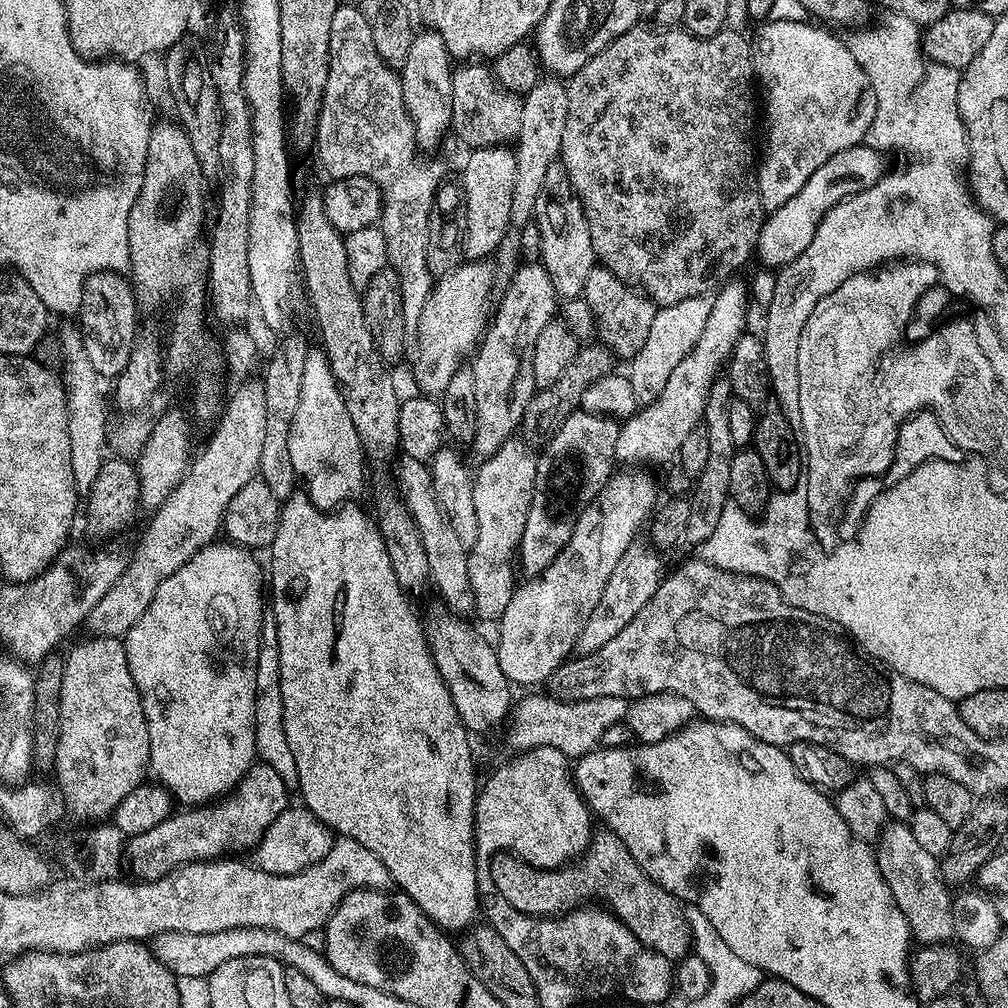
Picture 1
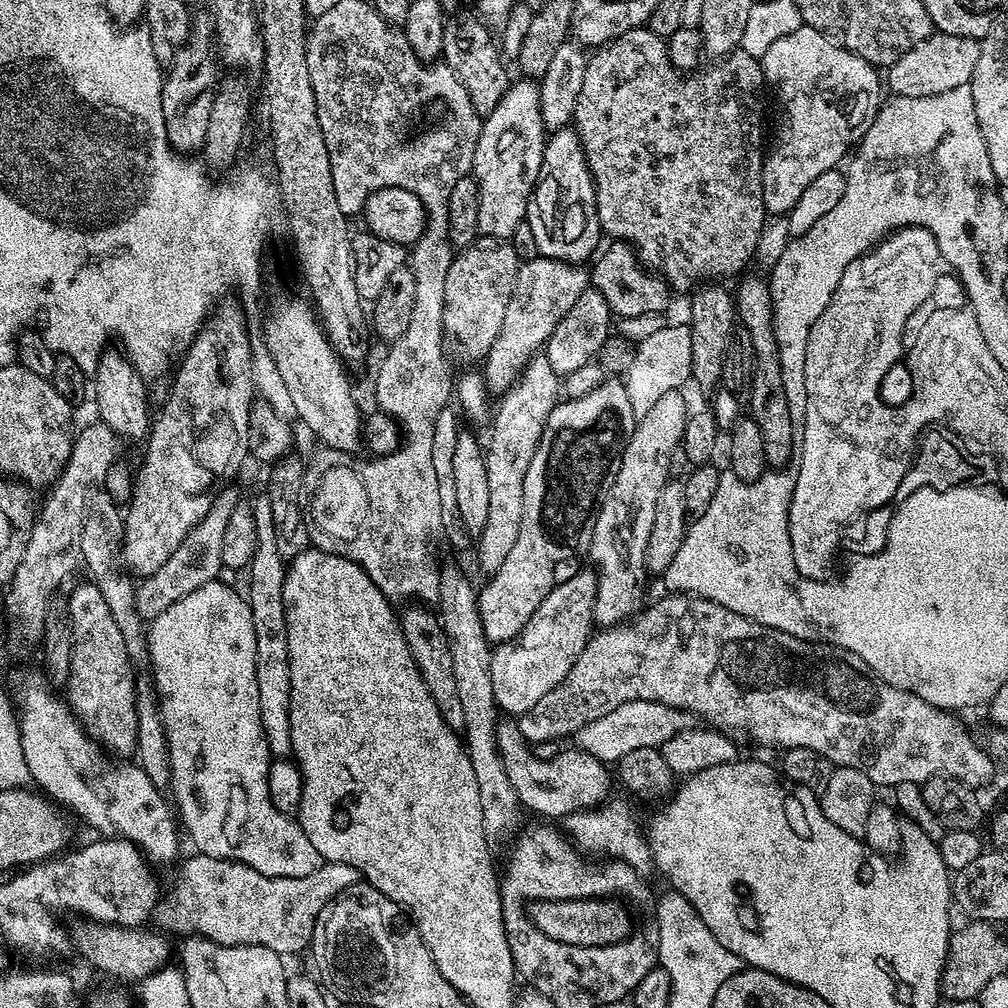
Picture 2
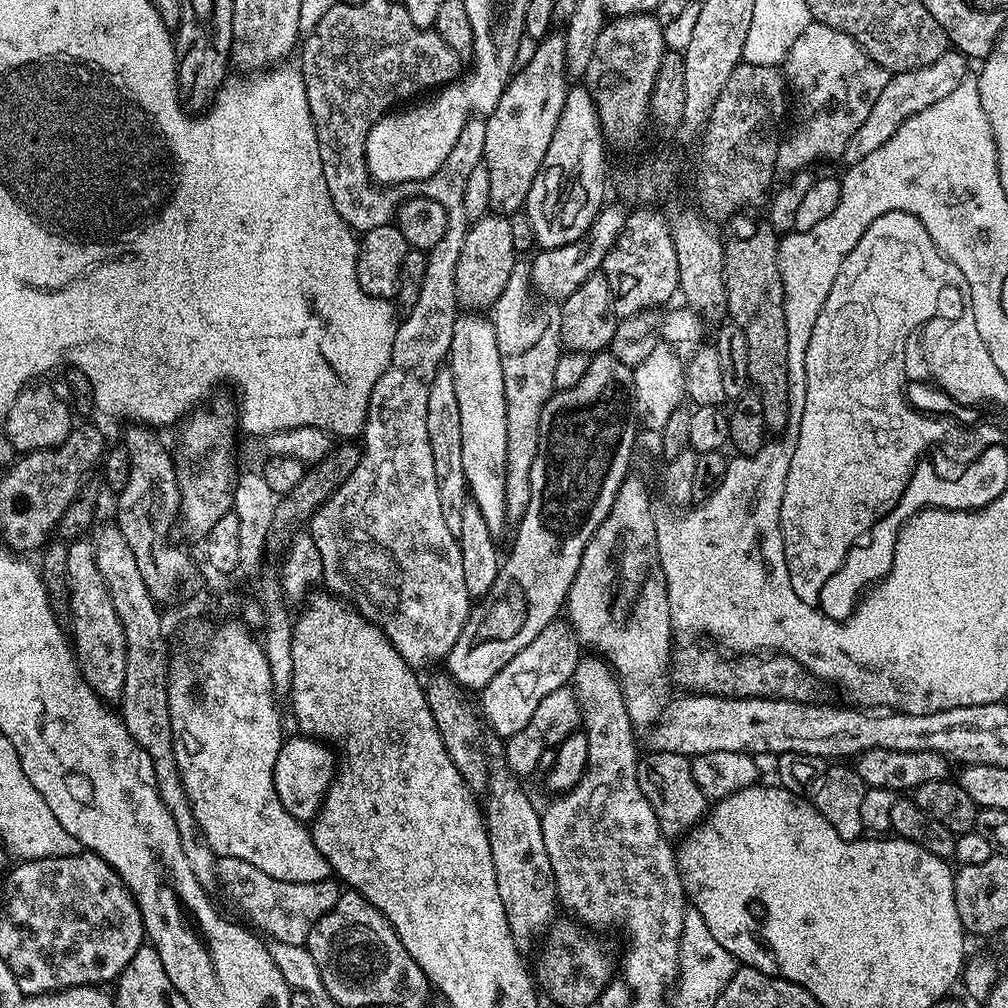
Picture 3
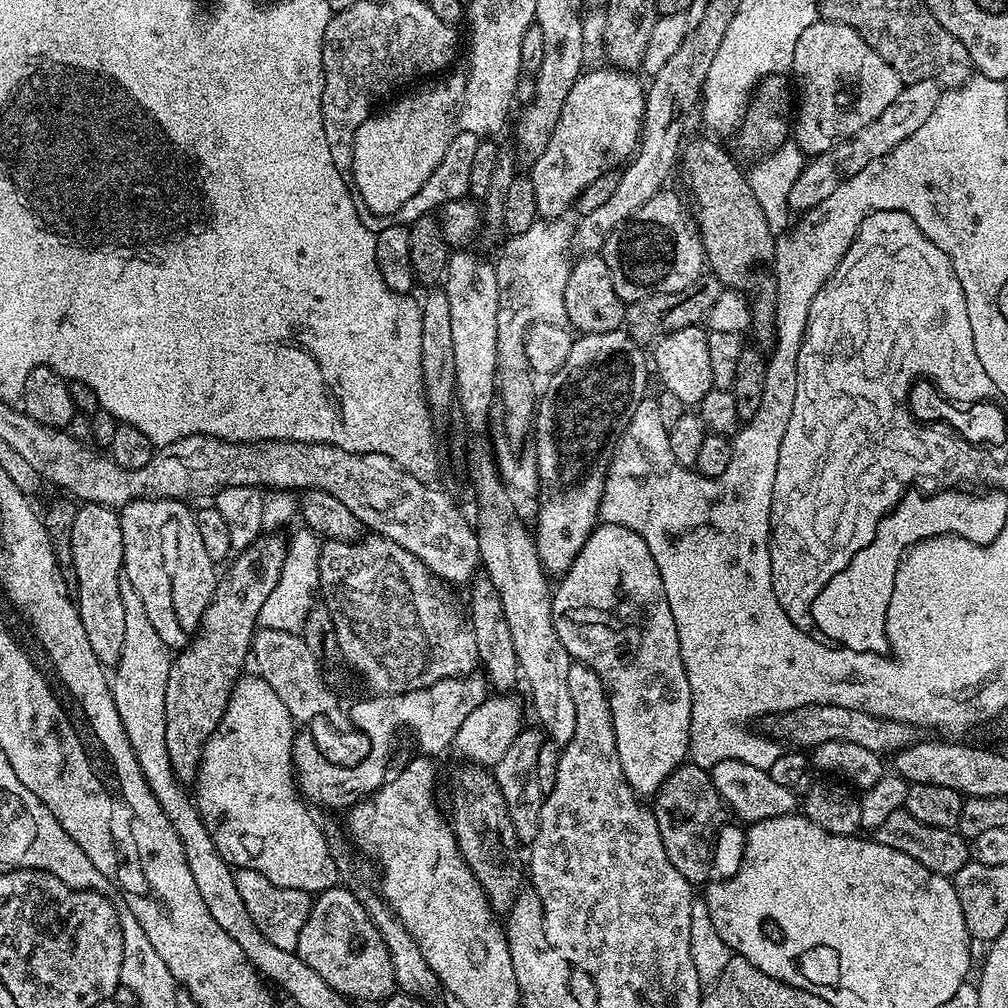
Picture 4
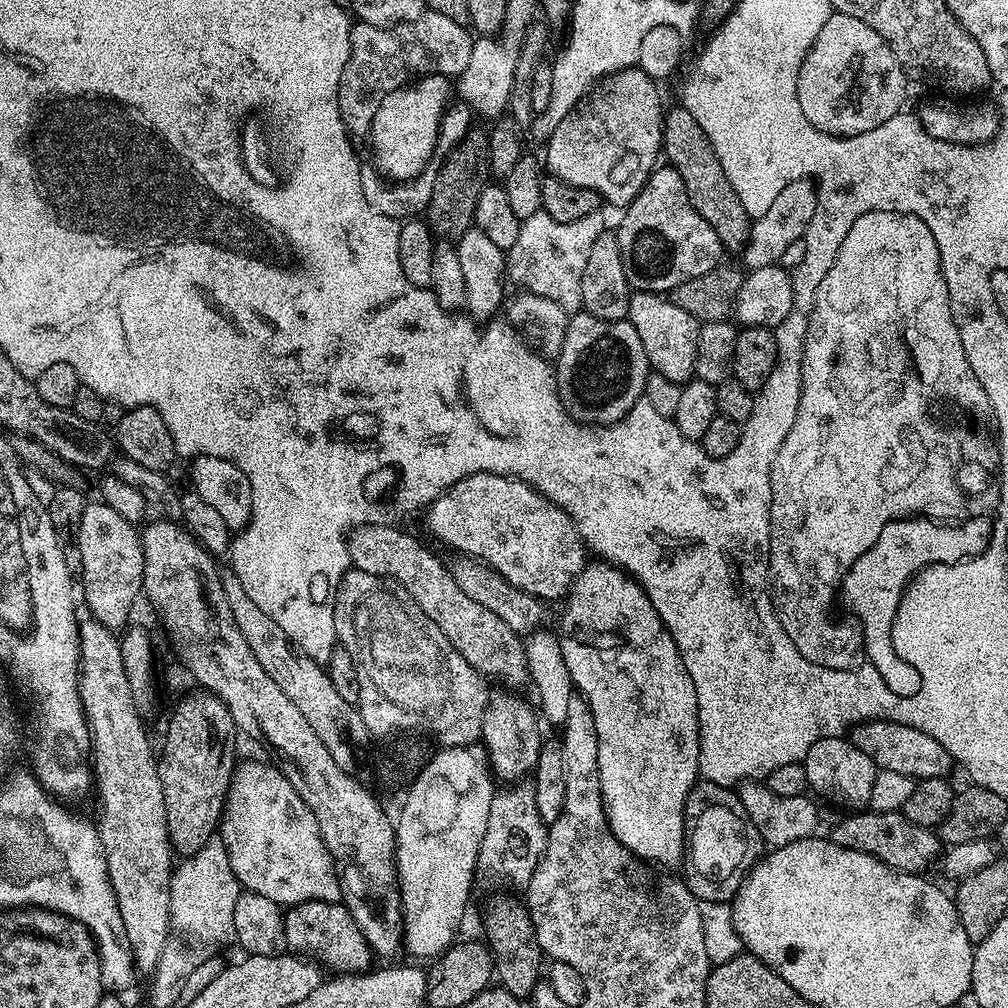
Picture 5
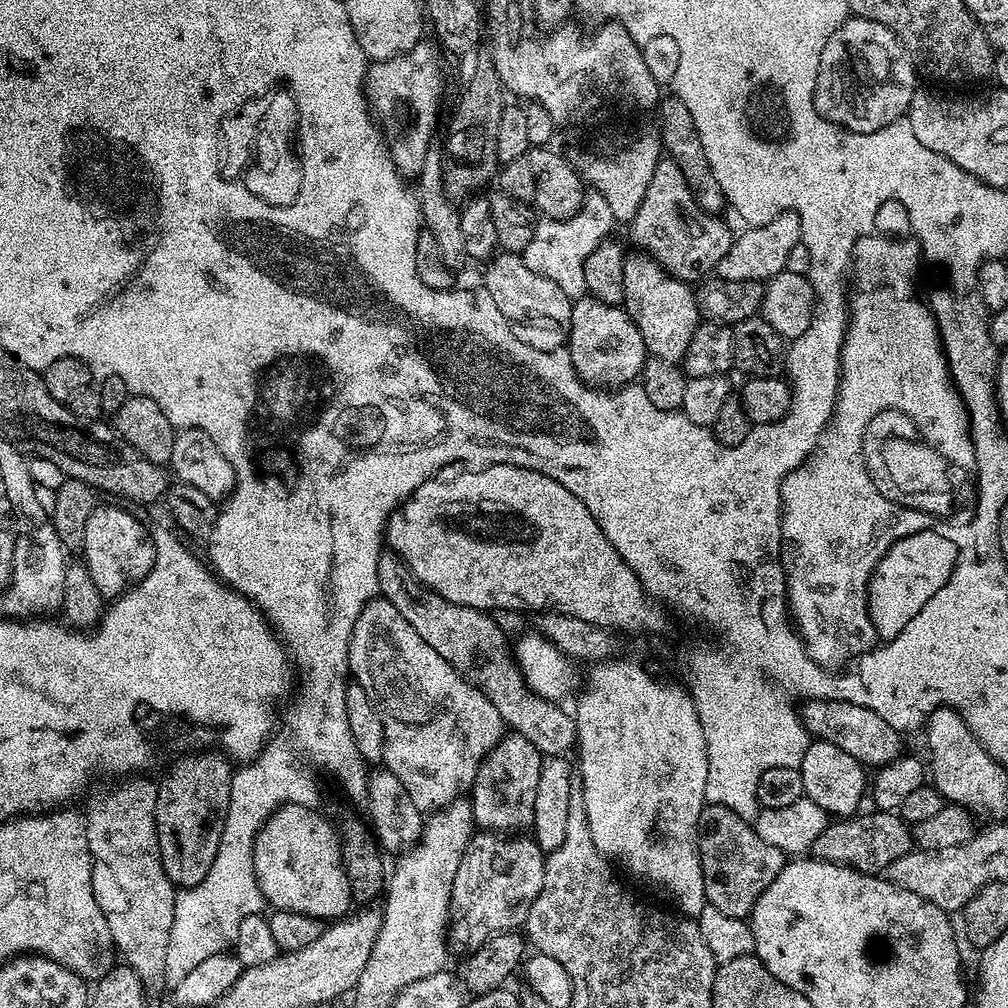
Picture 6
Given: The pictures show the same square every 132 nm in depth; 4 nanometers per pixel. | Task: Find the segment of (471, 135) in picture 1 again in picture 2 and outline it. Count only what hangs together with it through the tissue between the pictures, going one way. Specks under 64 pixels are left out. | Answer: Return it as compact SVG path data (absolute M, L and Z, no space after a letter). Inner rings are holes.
M479 15L452 16L444 22L442 34L442 60L458 74L462 86L466 86L466 94L470 94L470 102L480 113L487 114L502 102L510 83L508 72L504 69L504 60L492 41L489 25Z

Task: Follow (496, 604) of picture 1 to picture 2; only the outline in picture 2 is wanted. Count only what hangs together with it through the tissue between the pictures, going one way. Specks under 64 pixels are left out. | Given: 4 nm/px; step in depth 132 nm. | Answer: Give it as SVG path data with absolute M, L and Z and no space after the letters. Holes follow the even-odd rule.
M536 354L527 366L520 369L519 376L508 391L499 397L500 405L497 408L495 405L490 420L492 437L488 444L486 440L486 451L483 453L486 478L490 481L490 510L486 513L486 526L478 538L477 544L480 545L476 548L484 574L496 572L498 566L506 562L506 554L510 554L514 542L518 542L518 530L522 526L522 482L526 482L526 470L530 466L530 458L534 458L534 450L538 450L546 418L550 418L561 399L561 377L550 370L550 362L545 356Z

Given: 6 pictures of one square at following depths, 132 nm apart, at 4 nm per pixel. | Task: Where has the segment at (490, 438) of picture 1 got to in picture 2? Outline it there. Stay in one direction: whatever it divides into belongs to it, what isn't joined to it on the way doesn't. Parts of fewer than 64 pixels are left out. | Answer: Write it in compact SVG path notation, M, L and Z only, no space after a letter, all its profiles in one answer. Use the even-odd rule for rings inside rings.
M538 255L530 261L523 262L517 270L517 277L514 278L513 293L510 294L510 302L506 307L505 318L502 321L502 328L498 331L493 345L482 360L482 375L489 393L503 394L508 387L515 382L520 374L520 369L528 365L528 361L548 343L550 334L554 334L554 326L562 322L566 310L578 302L578 298L590 287L590 276L579 264L563 264L560 260L552 260L548 256Z

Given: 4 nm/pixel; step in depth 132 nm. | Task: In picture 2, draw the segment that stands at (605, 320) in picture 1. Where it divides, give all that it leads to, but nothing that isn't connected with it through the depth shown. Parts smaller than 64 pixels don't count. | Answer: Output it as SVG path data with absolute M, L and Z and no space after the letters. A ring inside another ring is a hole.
M612 240L604 253L595 257L596 265L590 268L591 287L598 289L606 298L617 317L663 313L668 304L670 285L663 276L643 267L635 248L625 240Z

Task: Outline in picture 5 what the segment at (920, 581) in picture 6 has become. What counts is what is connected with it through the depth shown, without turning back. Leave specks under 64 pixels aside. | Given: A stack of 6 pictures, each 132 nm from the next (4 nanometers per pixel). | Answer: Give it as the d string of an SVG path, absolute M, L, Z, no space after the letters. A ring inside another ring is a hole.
M927 518L892 520L878 534L878 542L854 562L854 566L844 576L838 592L842 604L856 617L855 623L864 636L864 654L871 671L880 677L883 687L892 690L896 674L905 665L904 660L894 650L892 627L898 614L901 593L907 589L916 573L931 568L933 564L956 564L960 560L985 552L994 531L993 521L988 518L965 520L963 522L937 522Z

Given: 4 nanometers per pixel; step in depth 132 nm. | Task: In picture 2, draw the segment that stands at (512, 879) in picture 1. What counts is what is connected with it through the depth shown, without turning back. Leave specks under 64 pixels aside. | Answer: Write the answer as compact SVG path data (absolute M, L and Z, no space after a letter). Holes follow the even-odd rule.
M577 898L575 900L534 900L527 905L526 916L531 927L547 938L570 946L606 946L627 940L633 935L632 916L616 898Z

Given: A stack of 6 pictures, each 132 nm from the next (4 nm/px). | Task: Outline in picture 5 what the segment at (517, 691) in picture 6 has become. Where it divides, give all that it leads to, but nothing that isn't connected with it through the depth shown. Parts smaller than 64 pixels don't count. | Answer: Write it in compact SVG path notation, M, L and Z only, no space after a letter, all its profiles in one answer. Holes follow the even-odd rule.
M385 522L366 524L363 528L353 528L348 534L348 553L352 558L352 568L357 572L374 574L399 586L411 603L418 605L422 614L446 634L450 646L474 670L485 678L501 676L507 687L520 690L529 683L528 663L524 657L525 641L498 614L486 610L482 602L474 602L462 586L452 576L449 565L443 564L424 544L419 544L408 532L391 528Z

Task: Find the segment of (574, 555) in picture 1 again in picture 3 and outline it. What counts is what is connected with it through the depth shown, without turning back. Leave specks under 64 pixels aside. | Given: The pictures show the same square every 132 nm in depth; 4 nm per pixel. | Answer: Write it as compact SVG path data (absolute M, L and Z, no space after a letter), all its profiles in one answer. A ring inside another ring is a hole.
M557 618L526 646L526 650L518 650L494 678L482 689L481 700L478 700L483 719L492 727L491 731L501 738L518 734L530 722L538 702L546 698L546 694L554 694L554 690L565 687L571 681L576 663L580 661L582 645L576 639L571 623L567 619Z

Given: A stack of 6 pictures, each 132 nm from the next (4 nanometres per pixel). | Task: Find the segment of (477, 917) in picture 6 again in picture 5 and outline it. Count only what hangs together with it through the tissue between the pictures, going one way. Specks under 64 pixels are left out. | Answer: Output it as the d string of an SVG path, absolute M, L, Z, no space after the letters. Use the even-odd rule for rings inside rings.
M516 782L505 788L508 788L505 792L497 791L492 797L490 818L486 818L486 834L482 838L476 859L476 871L479 879L484 879L488 884L513 884L524 890L527 889L538 862L544 857L549 825L544 823L542 814L538 814L538 806L534 802L534 786L530 782Z

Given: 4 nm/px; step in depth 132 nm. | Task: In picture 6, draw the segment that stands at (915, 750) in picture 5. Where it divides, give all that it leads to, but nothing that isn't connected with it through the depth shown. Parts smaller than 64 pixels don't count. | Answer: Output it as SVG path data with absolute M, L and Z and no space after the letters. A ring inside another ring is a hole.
M808 698L799 705L798 711L809 737L833 743L863 766L889 764L902 754L901 733L892 728L890 722L886 722L886 718L879 716L875 708L868 704L855 704L849 700Z

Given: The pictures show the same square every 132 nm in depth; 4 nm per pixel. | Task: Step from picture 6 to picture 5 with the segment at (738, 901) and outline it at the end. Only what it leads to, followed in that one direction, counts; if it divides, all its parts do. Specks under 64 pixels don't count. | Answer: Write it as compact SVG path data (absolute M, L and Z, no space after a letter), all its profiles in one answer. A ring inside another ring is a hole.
M707 782L696 783L684 800L684 842L684 883L697 900L723 904L735 900L736 892L744 885L745 874L752 871L766 848L758 830L744 815L739 795L732 788Z

